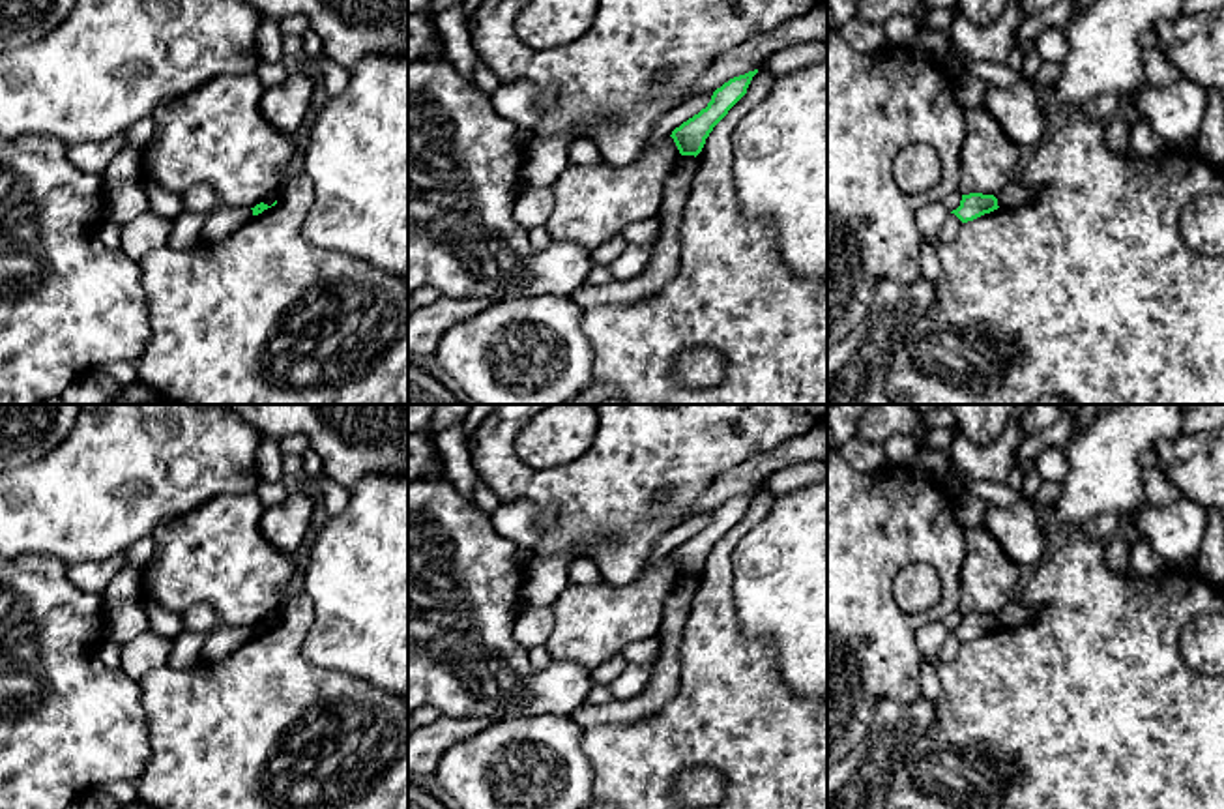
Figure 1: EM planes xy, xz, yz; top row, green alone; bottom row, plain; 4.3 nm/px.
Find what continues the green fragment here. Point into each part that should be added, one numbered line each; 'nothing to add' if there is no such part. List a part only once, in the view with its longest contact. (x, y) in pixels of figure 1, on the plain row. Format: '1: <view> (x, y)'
nothing to add

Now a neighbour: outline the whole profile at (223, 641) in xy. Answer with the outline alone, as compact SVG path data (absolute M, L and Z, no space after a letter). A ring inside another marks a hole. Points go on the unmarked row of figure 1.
M219 624L213 631L206 635L200 657L208 663L221 663L236 654L241 646L245 646L251 639L251 627L230 627Z

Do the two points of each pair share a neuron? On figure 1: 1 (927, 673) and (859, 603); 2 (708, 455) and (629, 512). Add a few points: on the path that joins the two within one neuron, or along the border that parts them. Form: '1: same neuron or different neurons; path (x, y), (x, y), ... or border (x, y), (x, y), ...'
1: different neurons; border (925, 660), (919, 669), (919, 695)
2: same neuron; path (687, 455), (648, 491)

